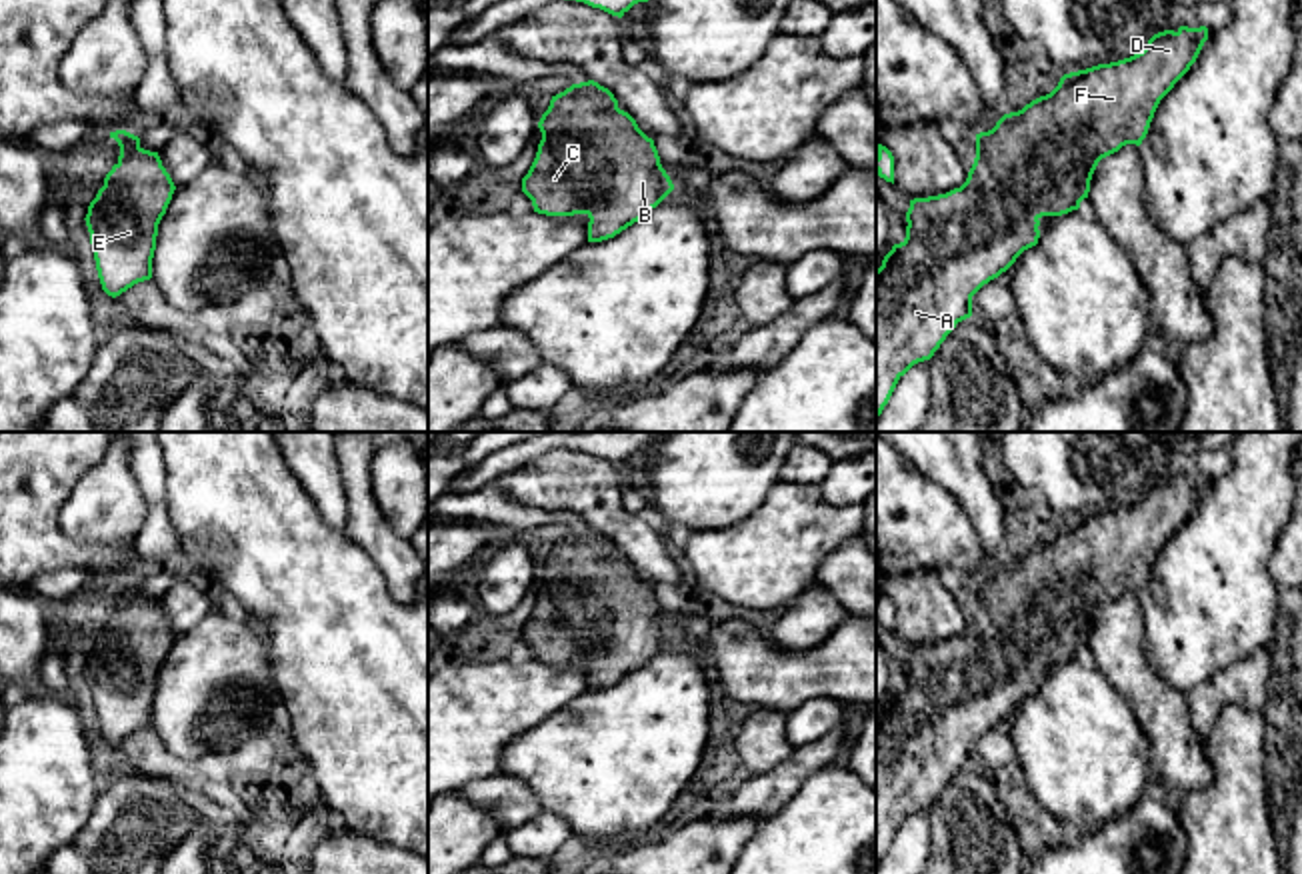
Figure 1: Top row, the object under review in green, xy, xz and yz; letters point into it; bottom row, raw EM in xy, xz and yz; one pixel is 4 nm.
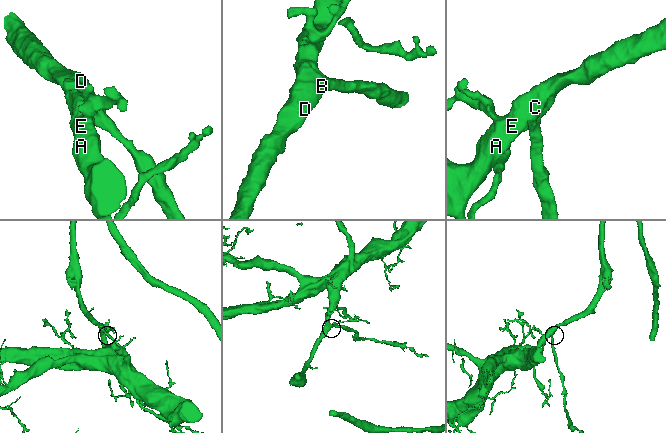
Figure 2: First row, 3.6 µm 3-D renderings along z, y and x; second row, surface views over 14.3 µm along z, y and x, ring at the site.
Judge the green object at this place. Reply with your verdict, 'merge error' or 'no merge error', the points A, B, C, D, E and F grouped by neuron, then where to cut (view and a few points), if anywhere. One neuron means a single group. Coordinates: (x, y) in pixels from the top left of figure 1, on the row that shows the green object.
no merge error | A B C D E F | no cut

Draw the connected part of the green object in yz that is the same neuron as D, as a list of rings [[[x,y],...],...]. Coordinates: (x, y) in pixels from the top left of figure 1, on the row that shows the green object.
[[[1180,26],[1176,32],[1154,34],[1144,50],[1130,58],[1064,74],[1050,94],[1004,114],[992,130],[976,134],[976,158],[960,188],[910,200],[906,238],[892,246],[876,270],[876,418],[898,380],[914,364],[930,360],[956,324],[972,316],[972,296],[1038,244],[1040,218],[1078,210],[1088,198],[1098,162],[1126,144],[1142,144],[1160,100],[1190,70],[1206,40],[1206,26]]]

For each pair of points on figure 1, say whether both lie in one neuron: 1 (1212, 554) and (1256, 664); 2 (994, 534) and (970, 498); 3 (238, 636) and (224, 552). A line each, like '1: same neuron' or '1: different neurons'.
1: different neurons
2: same neuron
3: different neurons

